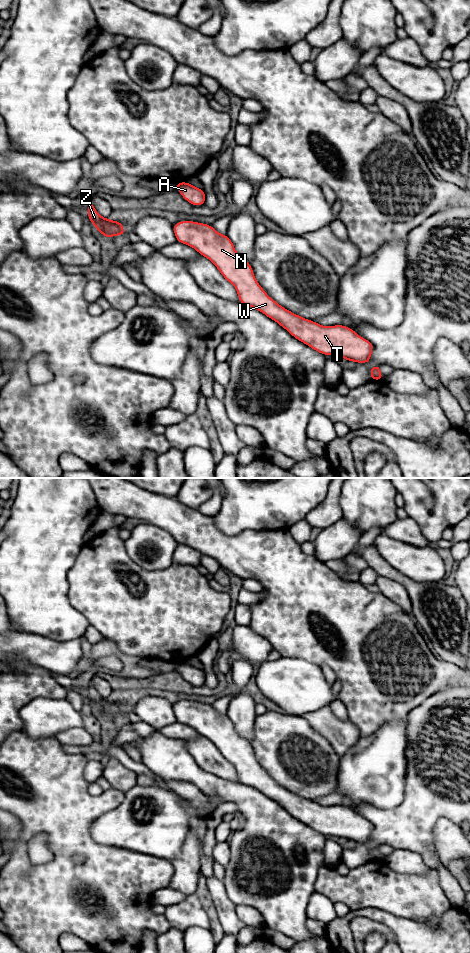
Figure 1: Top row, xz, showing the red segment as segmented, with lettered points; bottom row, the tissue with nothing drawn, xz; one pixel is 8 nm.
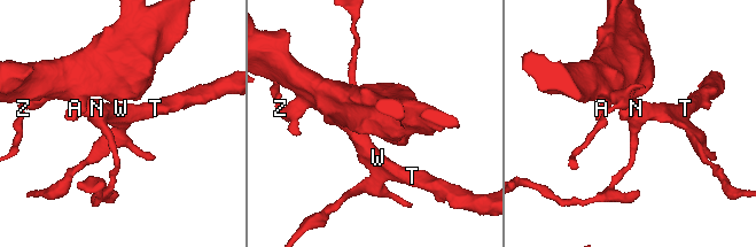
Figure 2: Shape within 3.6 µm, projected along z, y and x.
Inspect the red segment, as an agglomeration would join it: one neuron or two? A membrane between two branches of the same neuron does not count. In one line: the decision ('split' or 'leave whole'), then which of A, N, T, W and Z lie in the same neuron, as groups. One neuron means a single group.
leave whole; A N T W Z

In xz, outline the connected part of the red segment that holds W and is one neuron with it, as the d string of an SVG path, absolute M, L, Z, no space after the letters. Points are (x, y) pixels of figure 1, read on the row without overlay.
M180 701L173 705L173 711L177 722L191 726L216 746L222 756L235 767L239 782L243 785L262 792L297 820L323 835L337 836L355 843L368 843L370 841L373 824L359 816L353 809L344 805L322 806L294 794L269 777L254 757L251 745L237 733L228 716L220 714L211 705L195 701Z

